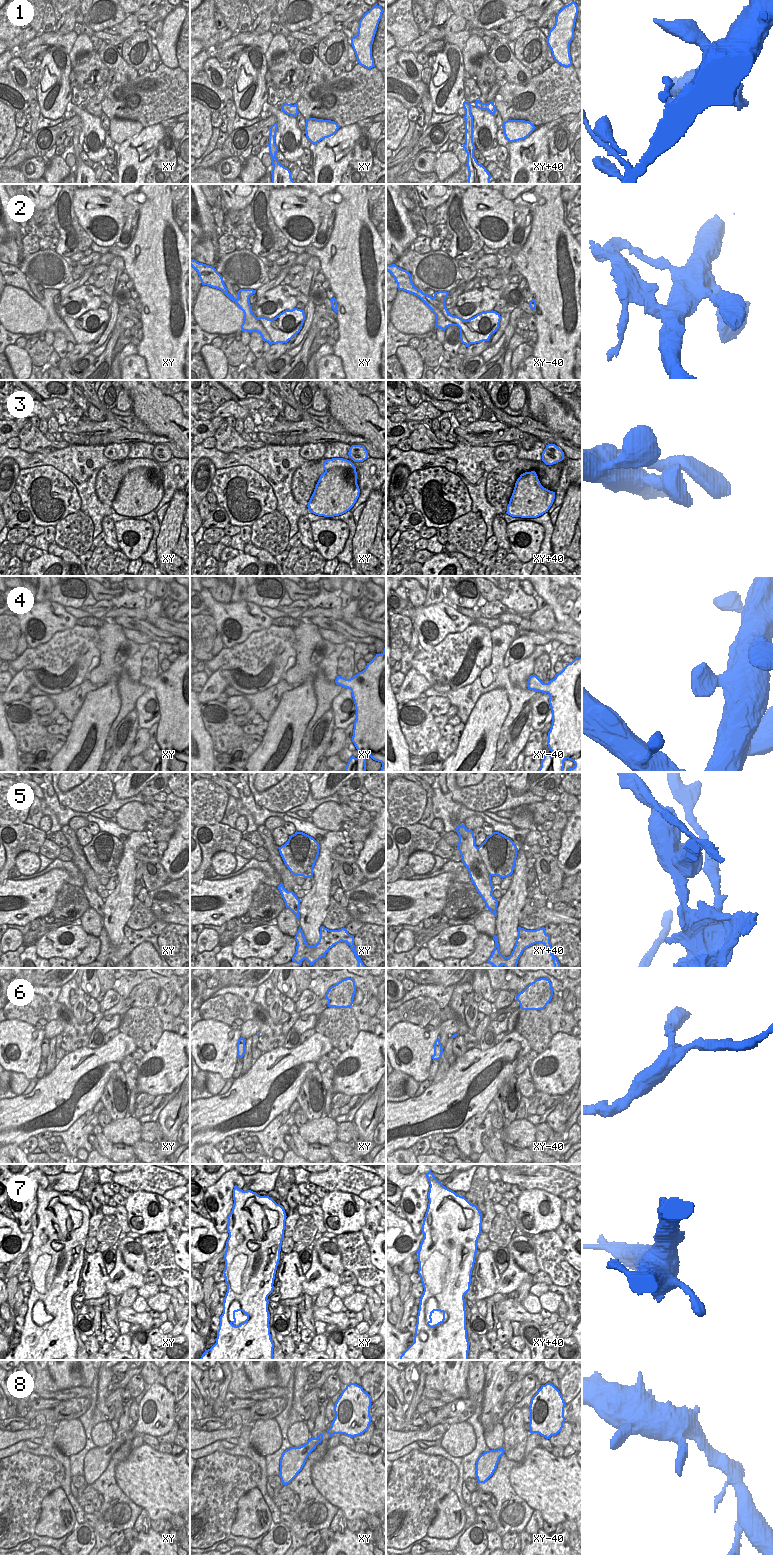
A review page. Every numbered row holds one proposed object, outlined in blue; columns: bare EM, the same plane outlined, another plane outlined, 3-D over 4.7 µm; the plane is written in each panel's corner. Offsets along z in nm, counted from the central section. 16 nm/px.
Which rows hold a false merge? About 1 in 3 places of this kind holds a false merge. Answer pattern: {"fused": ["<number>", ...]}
{"fused": ["2", "5"]}

